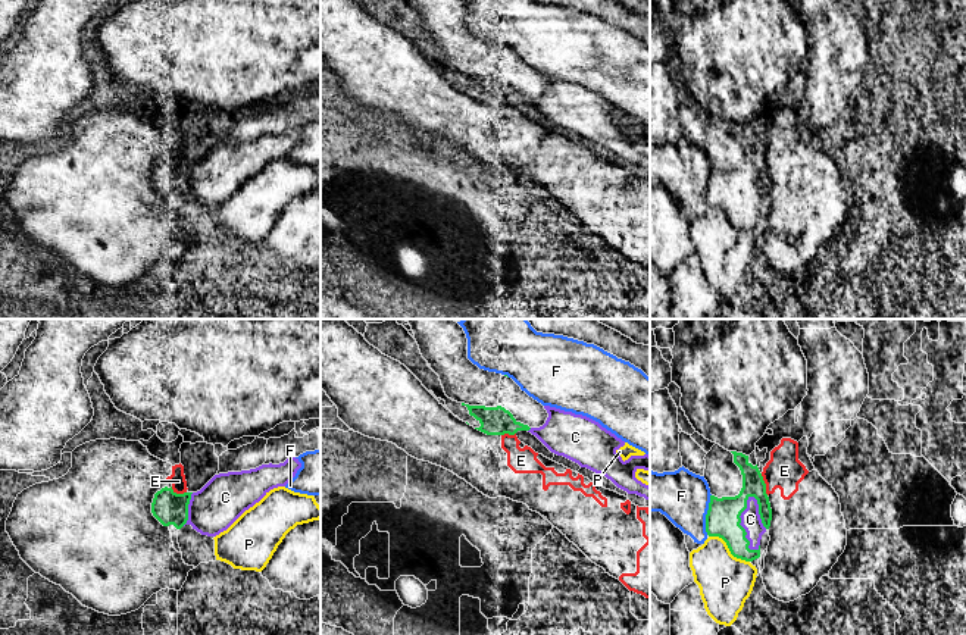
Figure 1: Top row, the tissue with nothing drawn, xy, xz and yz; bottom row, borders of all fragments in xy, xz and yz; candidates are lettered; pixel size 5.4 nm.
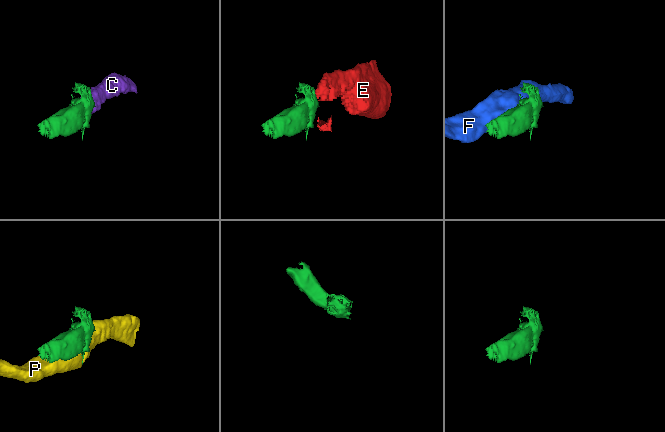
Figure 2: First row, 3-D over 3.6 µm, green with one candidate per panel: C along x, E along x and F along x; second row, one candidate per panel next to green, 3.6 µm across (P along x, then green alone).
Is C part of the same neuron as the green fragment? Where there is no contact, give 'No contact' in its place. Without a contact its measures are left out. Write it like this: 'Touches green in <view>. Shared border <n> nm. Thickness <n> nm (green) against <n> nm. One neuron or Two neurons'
Touches green in yz. Shared border 300 nm. Thickness 190 nm (green) against 110 nm. One neuron

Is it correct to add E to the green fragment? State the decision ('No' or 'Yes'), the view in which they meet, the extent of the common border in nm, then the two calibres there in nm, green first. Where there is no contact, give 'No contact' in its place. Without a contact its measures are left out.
No. Touches green in yz. Shared border 130 nm. Thickness 140 nm (green) against 200 nm

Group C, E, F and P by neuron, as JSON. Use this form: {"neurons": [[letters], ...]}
{"neurons": [["C"], ["E"], ["F"], ["P"]]}

